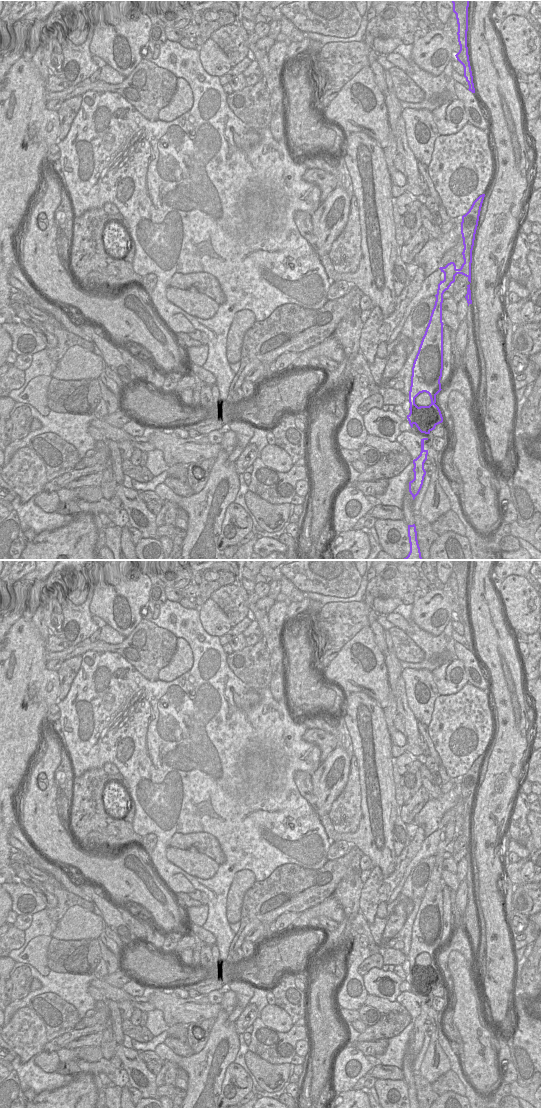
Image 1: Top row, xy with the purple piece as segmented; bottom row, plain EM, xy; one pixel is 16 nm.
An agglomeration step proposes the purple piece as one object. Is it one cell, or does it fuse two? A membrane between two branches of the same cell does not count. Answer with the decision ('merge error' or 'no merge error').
merge error

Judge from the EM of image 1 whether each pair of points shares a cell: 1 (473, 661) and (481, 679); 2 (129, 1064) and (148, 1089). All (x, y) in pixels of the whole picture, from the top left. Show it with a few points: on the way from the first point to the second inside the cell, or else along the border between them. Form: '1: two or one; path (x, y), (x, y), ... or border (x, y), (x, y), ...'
1: one; path (473, 665), (473, 670), (477, 675)
2: one; path (137, 1068), (142, 1071), (149, 1081)

